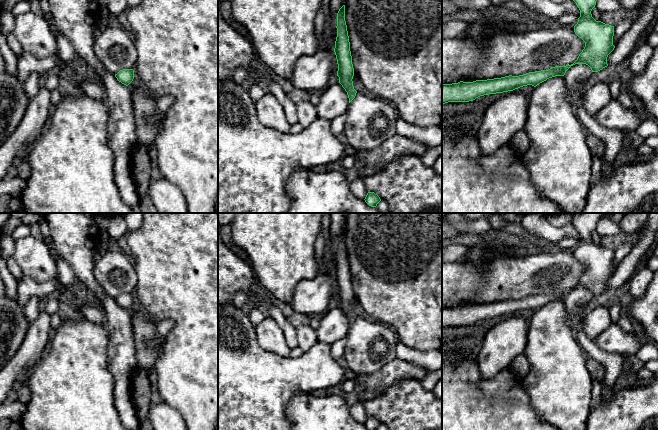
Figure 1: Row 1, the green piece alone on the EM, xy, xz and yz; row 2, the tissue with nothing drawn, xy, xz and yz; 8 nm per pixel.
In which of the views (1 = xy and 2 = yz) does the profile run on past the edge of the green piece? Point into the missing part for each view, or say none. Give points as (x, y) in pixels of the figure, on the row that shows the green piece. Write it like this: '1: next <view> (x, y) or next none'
1: next none
2: next none

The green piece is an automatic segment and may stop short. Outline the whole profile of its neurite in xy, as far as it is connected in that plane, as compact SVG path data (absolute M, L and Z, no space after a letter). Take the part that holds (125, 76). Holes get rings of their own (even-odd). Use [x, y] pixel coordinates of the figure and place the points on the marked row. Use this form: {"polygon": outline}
{"polygon": "M123 69L120 70L115 77L119 82L128 86L134 79L134 70L133 69Z"}

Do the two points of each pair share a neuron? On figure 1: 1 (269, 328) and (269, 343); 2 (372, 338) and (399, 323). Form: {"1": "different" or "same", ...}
{"1": "same", "2": "different"}

